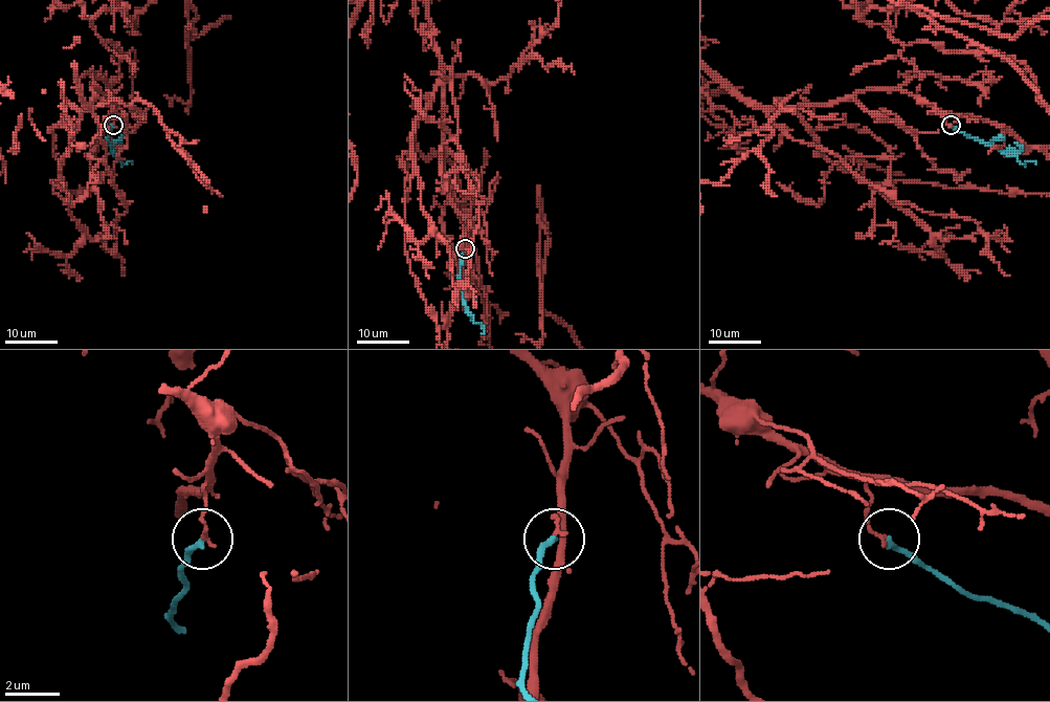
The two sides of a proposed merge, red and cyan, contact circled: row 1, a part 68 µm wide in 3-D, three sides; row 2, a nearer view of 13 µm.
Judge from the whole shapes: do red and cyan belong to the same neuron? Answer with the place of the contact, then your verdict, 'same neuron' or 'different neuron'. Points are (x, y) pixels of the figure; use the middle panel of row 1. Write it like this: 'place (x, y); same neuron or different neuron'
place (465, 248); different neuron

